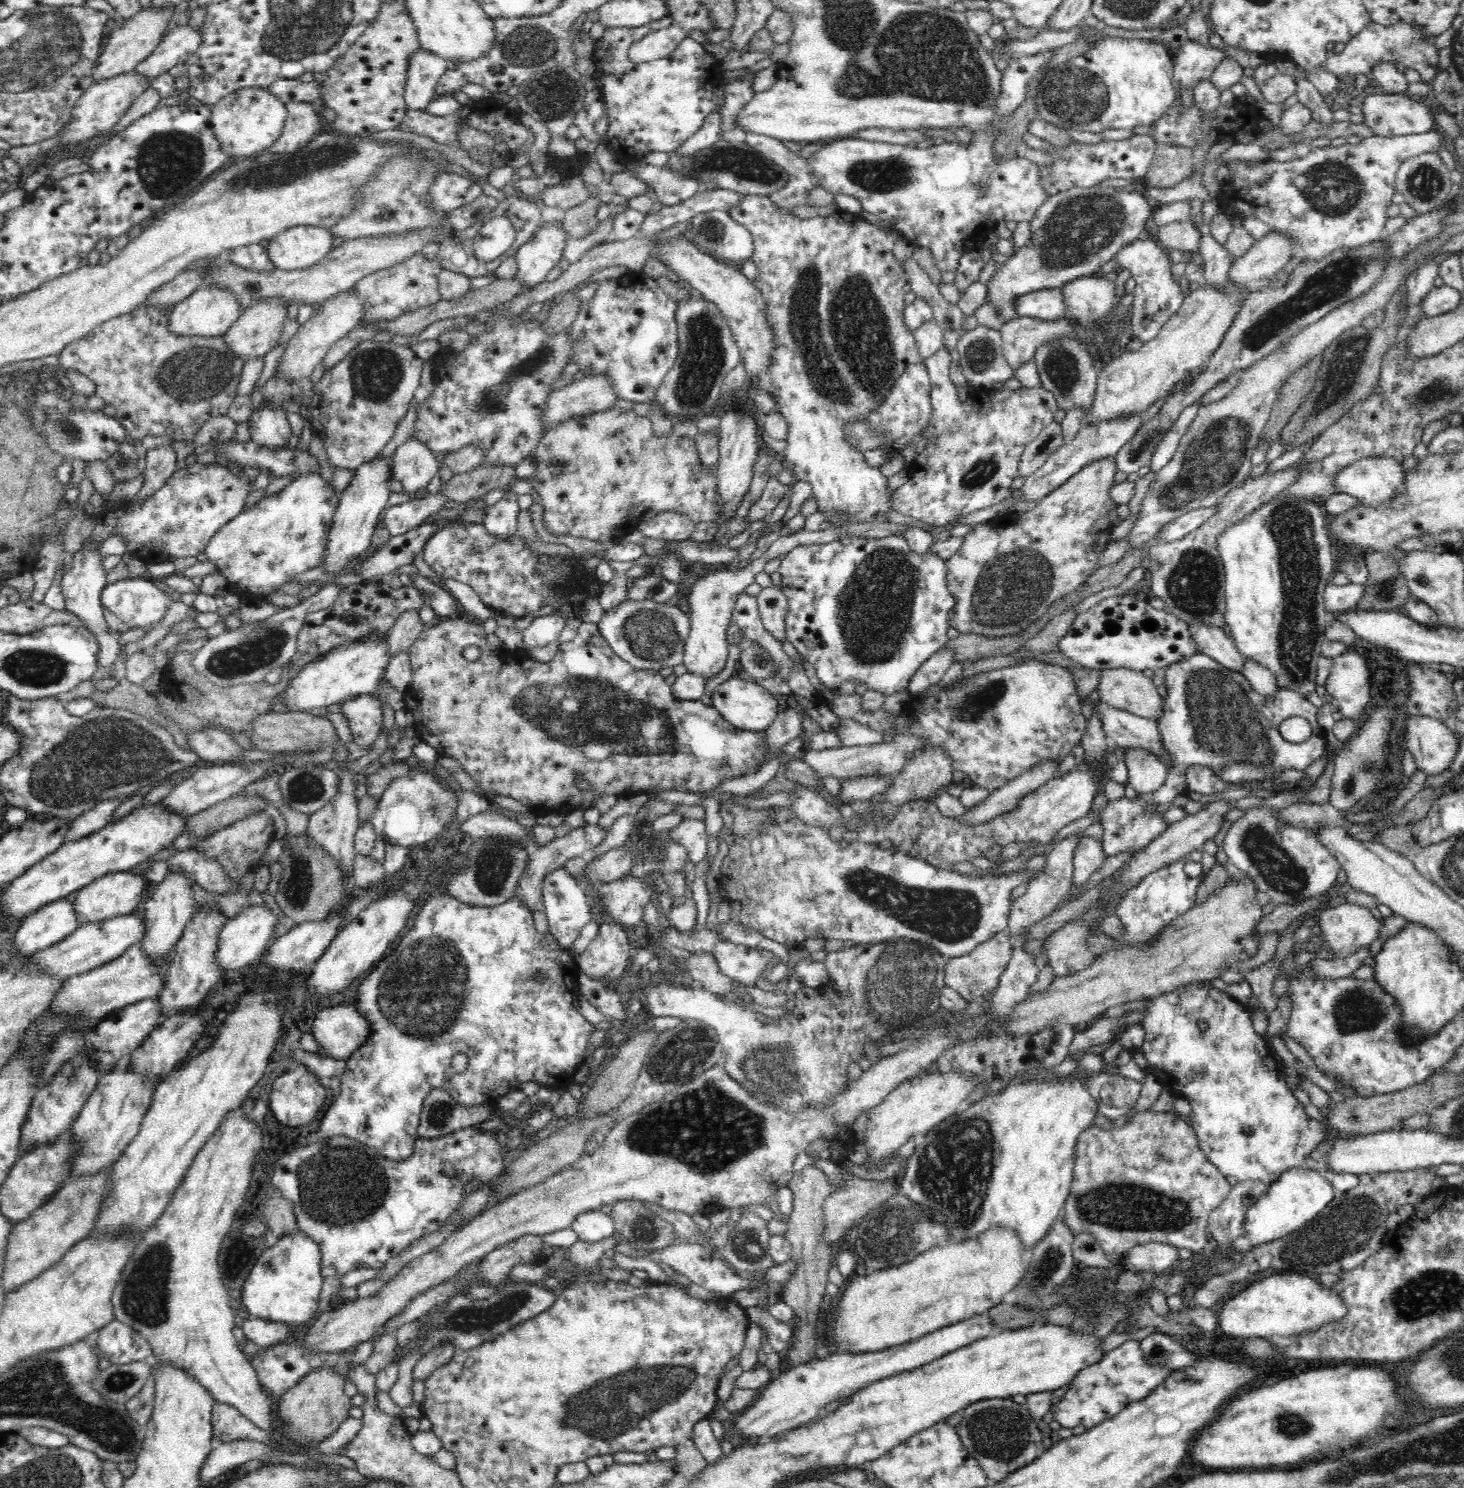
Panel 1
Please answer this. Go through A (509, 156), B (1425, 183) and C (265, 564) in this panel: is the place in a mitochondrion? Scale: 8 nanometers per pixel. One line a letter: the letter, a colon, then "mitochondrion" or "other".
A: other
B: mitochondrion
C: other

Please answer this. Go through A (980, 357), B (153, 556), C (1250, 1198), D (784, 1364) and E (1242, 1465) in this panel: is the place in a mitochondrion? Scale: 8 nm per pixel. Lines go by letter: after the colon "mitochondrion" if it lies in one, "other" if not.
A: mitochondrion
B: other
C: other
D: other
E: other

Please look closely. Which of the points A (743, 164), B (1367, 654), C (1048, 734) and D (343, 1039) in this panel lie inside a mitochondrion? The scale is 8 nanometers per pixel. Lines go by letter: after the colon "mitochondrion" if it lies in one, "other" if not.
A: mitochondrion
B: other
C: other
D: other

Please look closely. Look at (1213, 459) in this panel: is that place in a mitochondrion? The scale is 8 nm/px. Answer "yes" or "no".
yes

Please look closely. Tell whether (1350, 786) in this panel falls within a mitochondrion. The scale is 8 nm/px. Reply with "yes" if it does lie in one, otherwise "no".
yes

